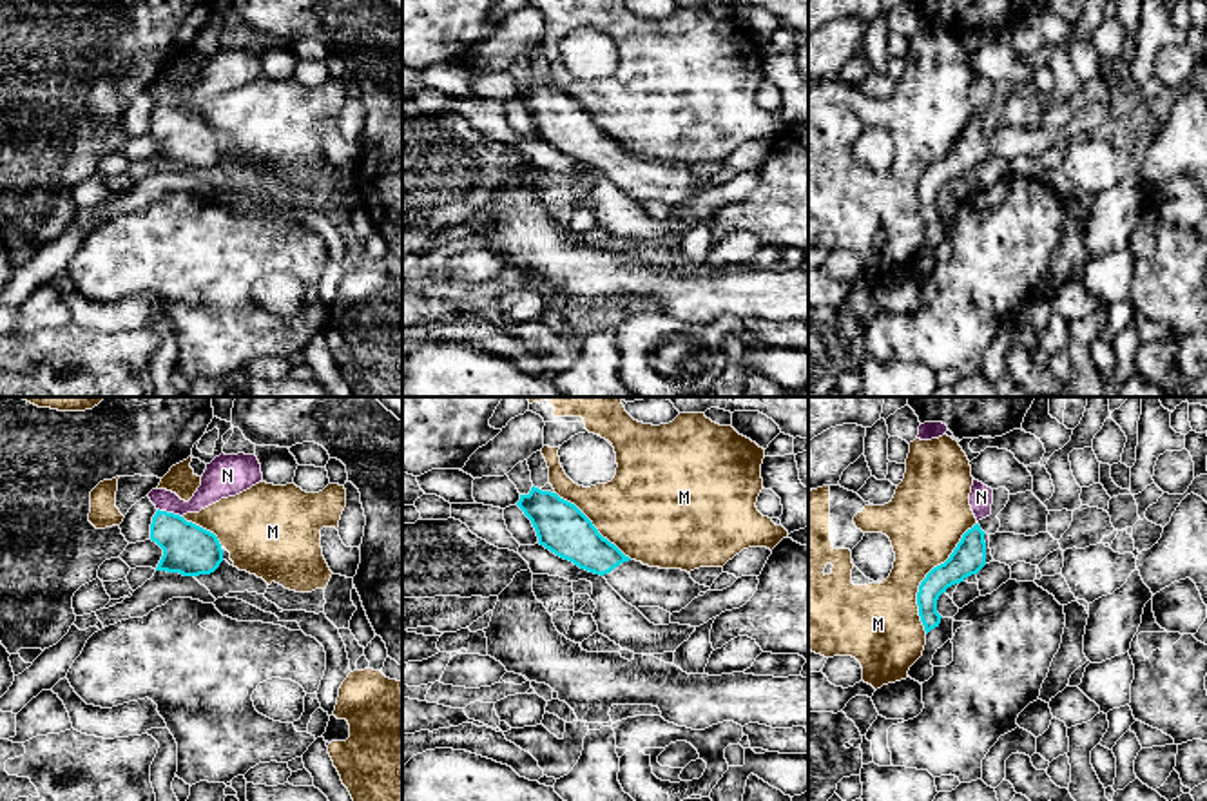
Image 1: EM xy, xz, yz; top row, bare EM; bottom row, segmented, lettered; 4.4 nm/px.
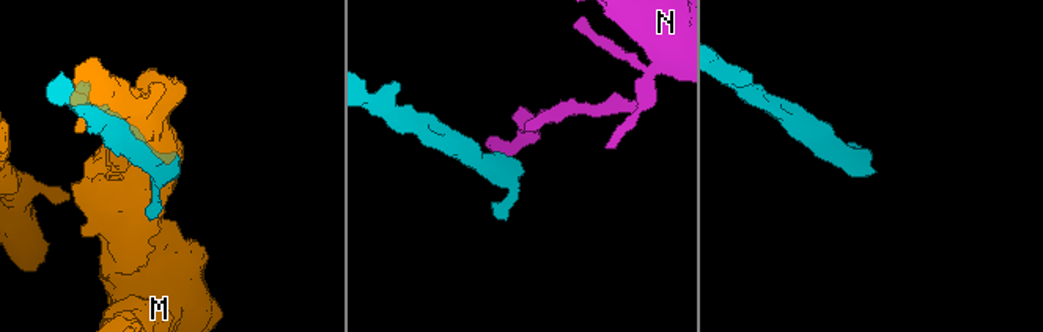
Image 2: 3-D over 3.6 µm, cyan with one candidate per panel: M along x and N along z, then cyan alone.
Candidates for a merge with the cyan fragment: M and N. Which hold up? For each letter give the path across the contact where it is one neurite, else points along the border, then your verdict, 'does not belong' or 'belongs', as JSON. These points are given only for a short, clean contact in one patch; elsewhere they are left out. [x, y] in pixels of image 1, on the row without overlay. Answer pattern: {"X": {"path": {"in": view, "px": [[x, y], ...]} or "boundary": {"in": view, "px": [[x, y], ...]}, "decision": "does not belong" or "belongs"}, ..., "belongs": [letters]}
{"M": {"decision": "does not belong"}, "N": {"boundary": {"in": "xy", "px": [[158, 102], [182, 111]]}, "decision": "does not belong"}, "belongs": []}

